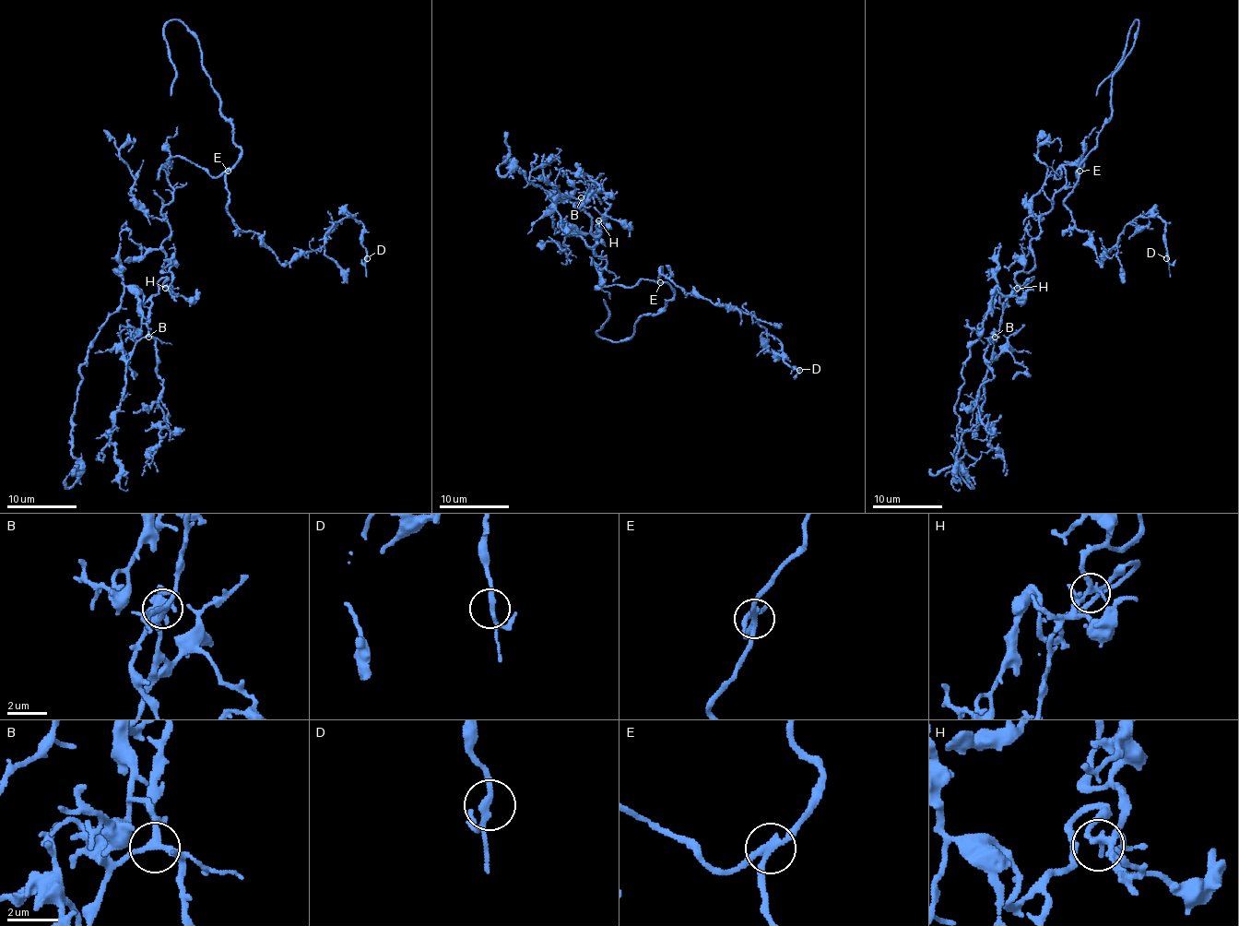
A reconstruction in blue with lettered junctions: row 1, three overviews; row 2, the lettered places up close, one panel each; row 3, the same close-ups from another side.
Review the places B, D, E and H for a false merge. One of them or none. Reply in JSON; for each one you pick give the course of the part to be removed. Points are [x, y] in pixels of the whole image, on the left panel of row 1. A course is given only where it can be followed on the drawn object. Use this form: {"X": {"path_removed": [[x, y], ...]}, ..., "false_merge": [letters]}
{"false_merge": []}

